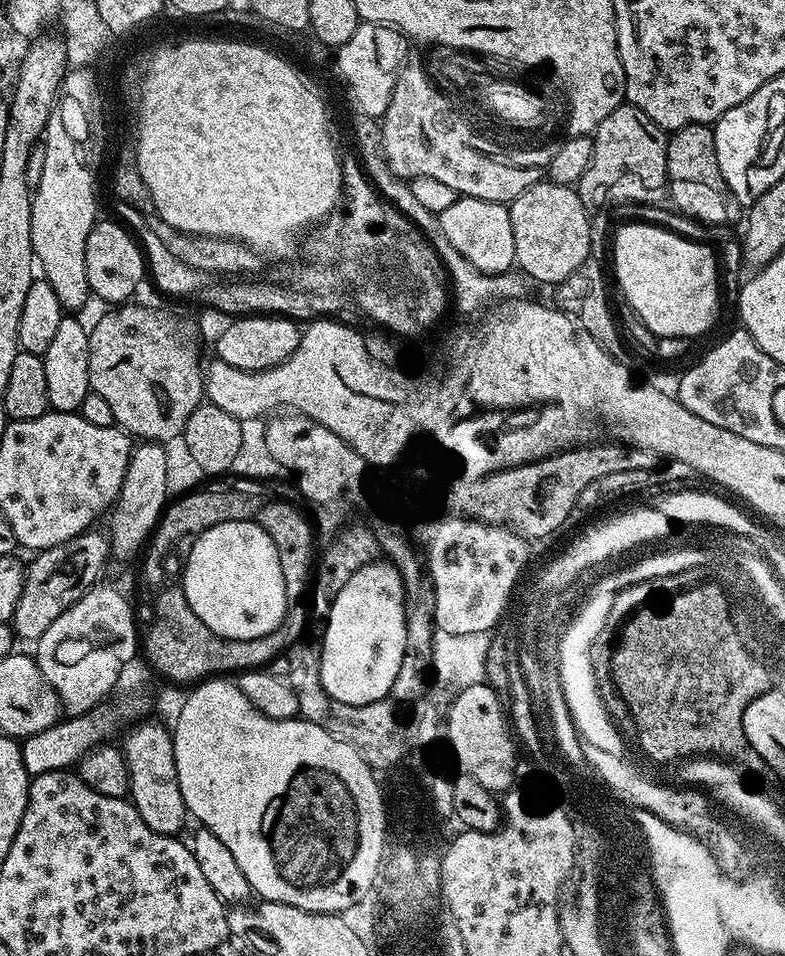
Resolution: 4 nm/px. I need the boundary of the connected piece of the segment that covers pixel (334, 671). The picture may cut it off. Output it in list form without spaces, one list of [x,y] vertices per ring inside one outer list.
[[[371,562],[362,565],[342,585],[336,597],[332,598],[329,614],[322,624],[324,641],[318,644],[318,663],[322,690],[346,706],[366,706],[370,702],[389,699],[394,678],[402,666],[403,652],[406,650],[407,614],[403,580],[391,563]]]

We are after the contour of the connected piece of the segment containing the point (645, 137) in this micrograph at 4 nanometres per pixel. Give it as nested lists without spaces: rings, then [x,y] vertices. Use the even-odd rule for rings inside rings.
[[[627,102],[606,114],[591,133],[592,157],[586,174],[582,174],[578,191],[585,208],[595,210],[603,204],[620,204],[623,200],[655,201],[655,192],[668,182],[666,150],[669,133],[659,128],[642,110]]]

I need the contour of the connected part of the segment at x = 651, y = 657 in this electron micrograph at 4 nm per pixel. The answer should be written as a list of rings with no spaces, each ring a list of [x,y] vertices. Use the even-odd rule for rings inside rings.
[[[700,582],[694,588],[677,592],[675,596],[665,599],[655,606],[645,606],[635,611],[636,620],[633,620],[632,624],[629,624],[628,632],[615,637],[614,647],[612,649],[612,680],[616,683],[616,692],[626,702],[638,726],[638,734],[640,735],[638,747],[654,763],[664,764],[663,766],[672,766],[681,760],[687,760],[689,758],[723,758],[725,761],[739,766],[741,769],[747,770],[747,768],[751,768],[754,772],[760,772],[763,770],[764,764],[759,763],[756,750],[752,750],[752,744],[748,746],[748,732],[744,725],[744,715],[746,714],[746,708],[756,698],[769,692],[765,687],[768,679],[765,675],[762,675],[764,669],[759,667],[756,661],[749,659],[744,648],[741,648],[740,640],[737,640],[736,632],[733,632],[731,620],[728,620],[728,612],[724,604],[730,597],[729,593],[719,583],[704,583]]]

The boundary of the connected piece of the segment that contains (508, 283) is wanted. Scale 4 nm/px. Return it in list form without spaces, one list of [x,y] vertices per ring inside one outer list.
[[[352,112],[350,118],[353,120],[352,126],[356,134],[356,142],[361,147],[360,152],[358,151],[361,165],[369,177],[376,178],[376,188],[379,195],[399,209],[408,220],[414,222],[416,227],[420,229],[420,232],[435,246],[436,252],[439,254],[439,258],[448,272],[453,309],[455,310],[456,308],[462,314],[474,314],[473,316],[476,316],[490,302],[494,304],[511,299],[521,299],[525,295],[524,283],[526,283],[525,277],[521,273],[513,270],[498,275],[486,275],[485,272],[478,270],[472,262],[467,261],[451,245],[445,231],[442,230],[439,215],[423,208],[423,205],[415,200],[411,185],[403,177],[398,177],[389,170],[388,163],[385,162],[381,130],[376,118],[372,115],[358,114],[357,112]]]

